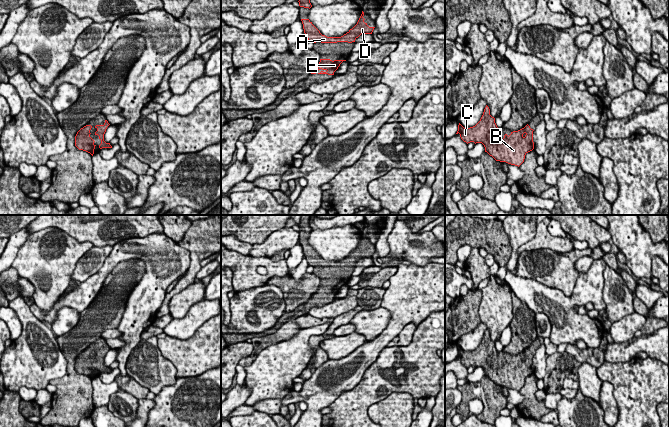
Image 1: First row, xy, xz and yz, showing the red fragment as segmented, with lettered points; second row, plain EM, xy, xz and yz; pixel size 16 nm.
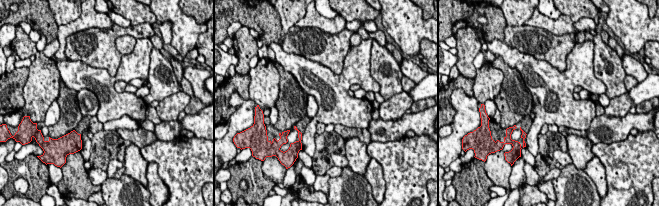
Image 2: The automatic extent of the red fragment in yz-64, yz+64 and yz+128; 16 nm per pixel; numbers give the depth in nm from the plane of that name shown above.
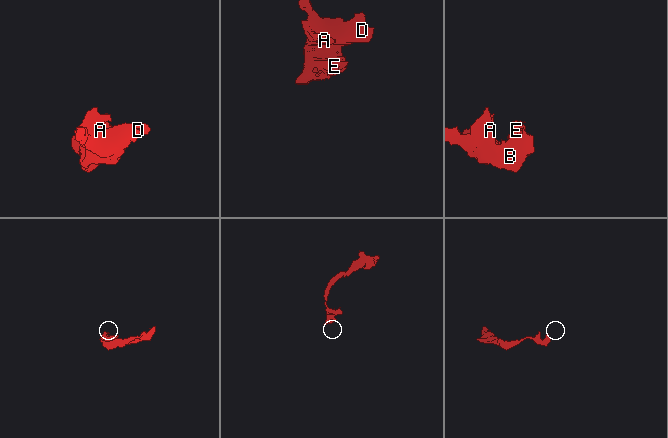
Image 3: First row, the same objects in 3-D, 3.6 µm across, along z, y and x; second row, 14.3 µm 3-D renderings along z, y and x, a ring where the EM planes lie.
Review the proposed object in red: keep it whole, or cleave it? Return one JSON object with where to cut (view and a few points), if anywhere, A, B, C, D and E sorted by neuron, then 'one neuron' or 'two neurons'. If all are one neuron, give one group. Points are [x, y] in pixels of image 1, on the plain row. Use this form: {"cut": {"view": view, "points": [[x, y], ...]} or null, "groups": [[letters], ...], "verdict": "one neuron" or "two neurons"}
{"cut": null, "groups": [["A", "B", "C", "D", "E"]], "verdict": "one neuron"}

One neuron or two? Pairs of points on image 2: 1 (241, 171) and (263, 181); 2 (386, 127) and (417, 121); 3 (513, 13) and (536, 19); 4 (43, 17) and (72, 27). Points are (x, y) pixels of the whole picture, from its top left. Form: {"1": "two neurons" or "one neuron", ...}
{"1": "one neuron", "2": "one neuron", "3": "two neurons", "4": "two neurons"}

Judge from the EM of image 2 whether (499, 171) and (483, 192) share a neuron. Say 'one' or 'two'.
two

